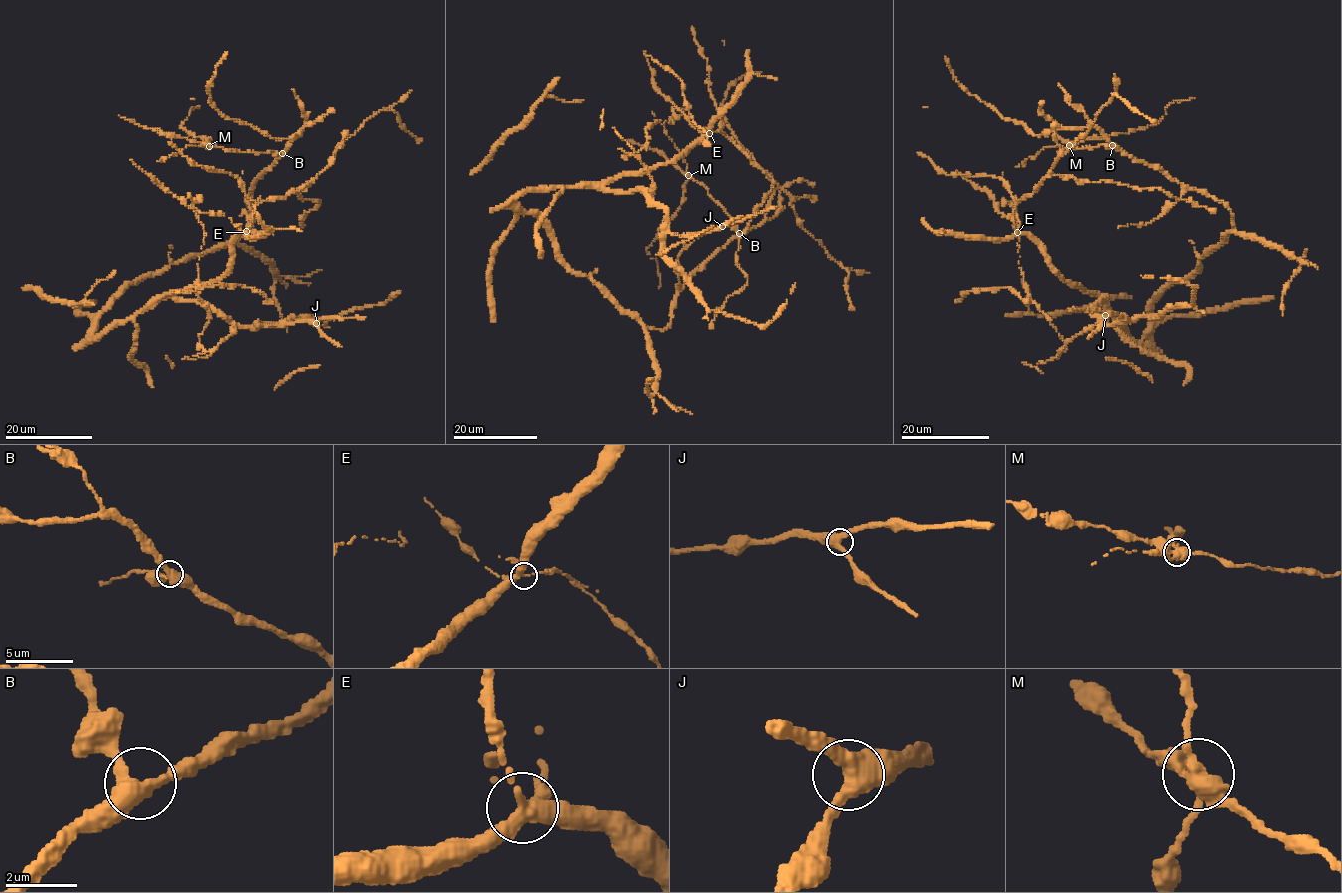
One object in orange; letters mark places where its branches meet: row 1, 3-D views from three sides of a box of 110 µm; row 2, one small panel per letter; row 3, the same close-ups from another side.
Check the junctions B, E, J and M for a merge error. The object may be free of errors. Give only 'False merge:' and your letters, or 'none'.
False merge: M

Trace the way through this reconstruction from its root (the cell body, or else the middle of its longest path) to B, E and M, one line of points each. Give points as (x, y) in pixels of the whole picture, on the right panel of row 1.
B: (1156, 299), (1170, 283), (1191, 277), (1200, 259), (1233, 232), (1231, 212), (1112, 145)
E: (1156, 299), (1148, 339), (1137, 342), (1117, 327), (1101, 299), (1063, 279), (1040, 246), (1026, 234), (1017, 232)
M: (1156, 299), (1170, 283), (1191, 277), (1200, 259), (1233, 232), (1231, 212), (1114, 146), (1069, 145)

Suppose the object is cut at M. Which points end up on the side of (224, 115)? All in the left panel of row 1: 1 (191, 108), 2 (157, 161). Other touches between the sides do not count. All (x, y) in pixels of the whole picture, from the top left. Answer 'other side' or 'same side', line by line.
1: other side
2: other side

